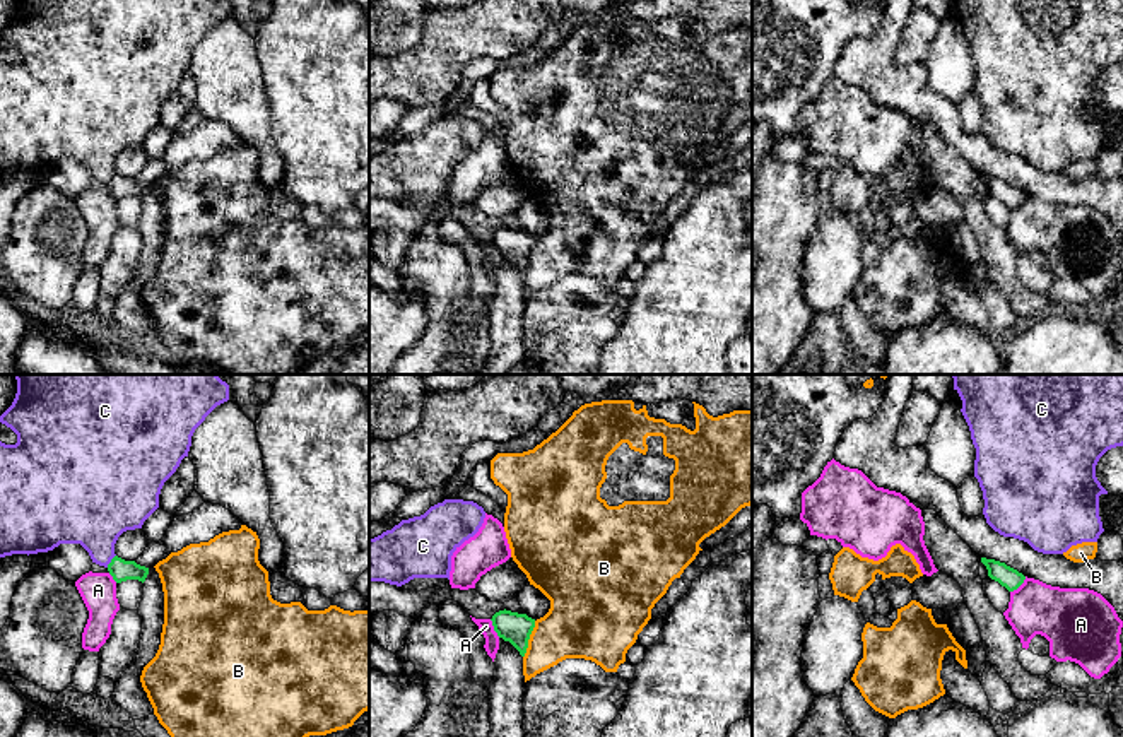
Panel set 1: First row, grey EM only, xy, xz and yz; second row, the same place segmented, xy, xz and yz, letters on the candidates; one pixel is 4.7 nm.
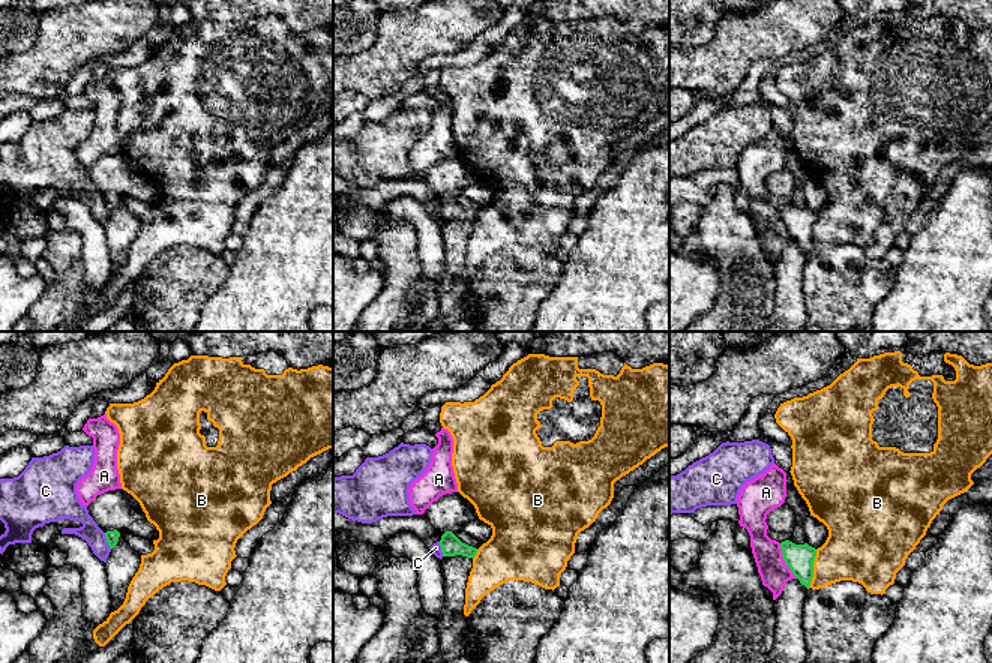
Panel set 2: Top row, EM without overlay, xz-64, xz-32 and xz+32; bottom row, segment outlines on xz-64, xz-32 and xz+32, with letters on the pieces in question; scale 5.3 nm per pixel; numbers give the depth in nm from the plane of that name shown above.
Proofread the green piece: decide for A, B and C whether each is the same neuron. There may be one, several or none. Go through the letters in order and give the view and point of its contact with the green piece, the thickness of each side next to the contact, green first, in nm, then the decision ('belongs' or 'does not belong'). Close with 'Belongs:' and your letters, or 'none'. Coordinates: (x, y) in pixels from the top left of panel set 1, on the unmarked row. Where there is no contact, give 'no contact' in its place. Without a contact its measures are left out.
A: yz (1019, 202) | 100/260 nm | does not belong
B: xz (529, 255) | 140/320 nm | does not belong
C: xy (111, 178) | 100/320 nm | does not belong
Belongs: none

